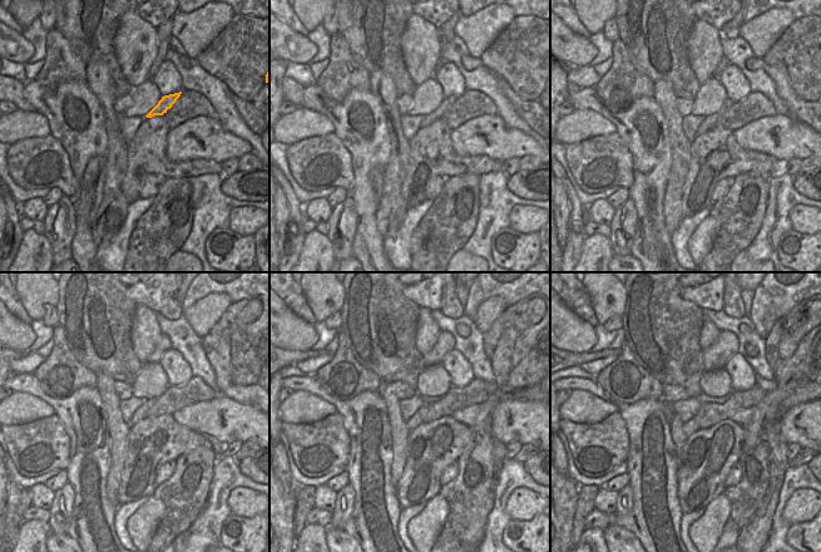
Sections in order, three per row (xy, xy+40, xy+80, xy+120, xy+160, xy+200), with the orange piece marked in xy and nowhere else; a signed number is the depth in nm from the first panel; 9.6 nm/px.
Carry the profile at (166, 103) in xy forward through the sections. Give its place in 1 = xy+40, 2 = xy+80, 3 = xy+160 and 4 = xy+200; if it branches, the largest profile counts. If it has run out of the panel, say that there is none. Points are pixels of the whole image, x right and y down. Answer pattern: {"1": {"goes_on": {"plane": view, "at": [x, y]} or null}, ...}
{"1": {"goes_on": {"plane": "xy+40", "at": [446, 103]}}, "2": {"goes_on": {"plane": "xy+80", "at": [708, 122]}}, "3": {"goes_on": {"plane": "xy+160", "at": [415, 420]}}, "4": {"goes_on": {"plane": "xy+200", "at": [690, 427]}}}

